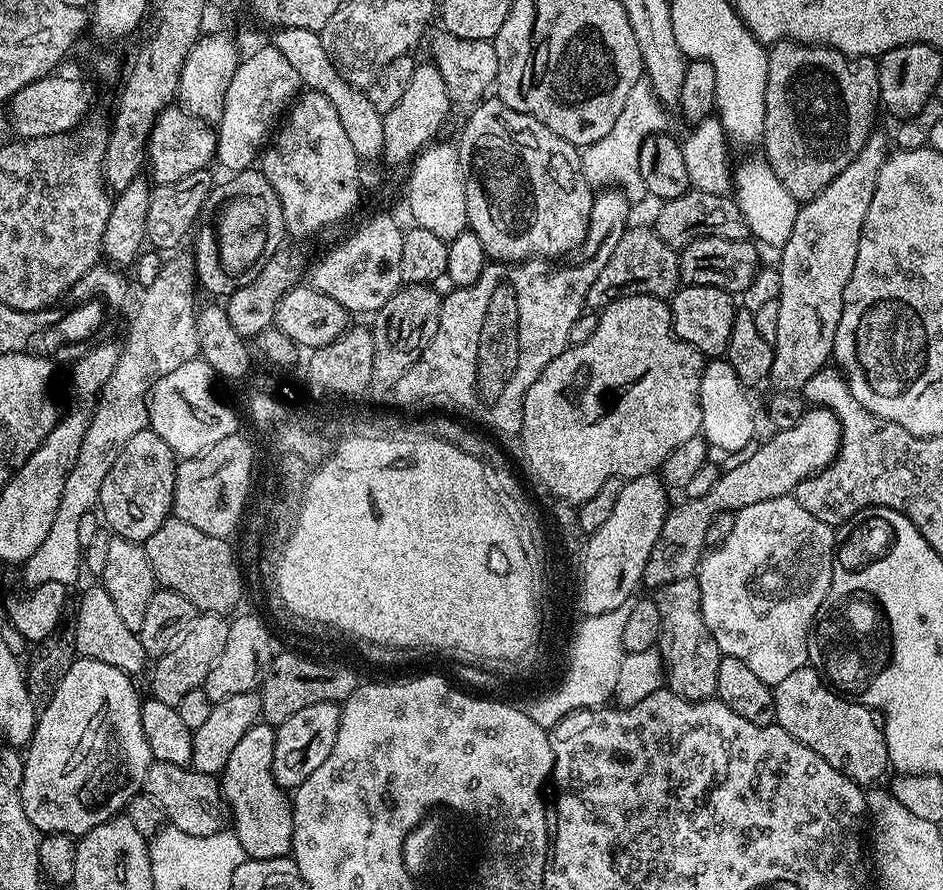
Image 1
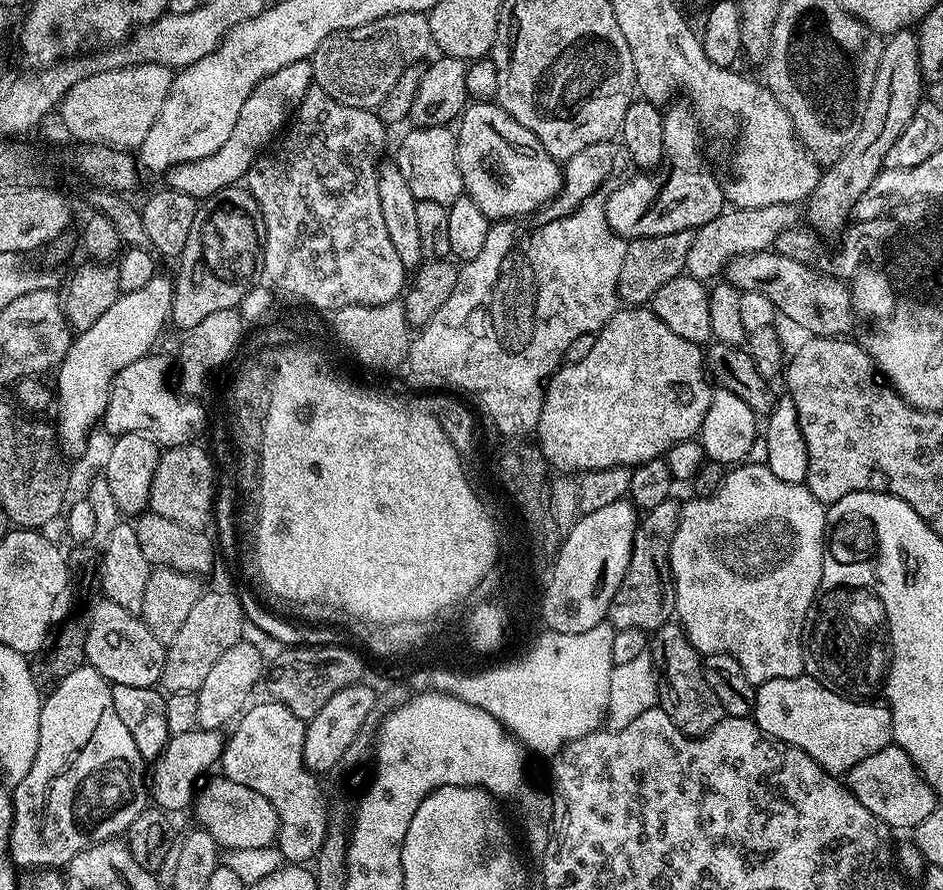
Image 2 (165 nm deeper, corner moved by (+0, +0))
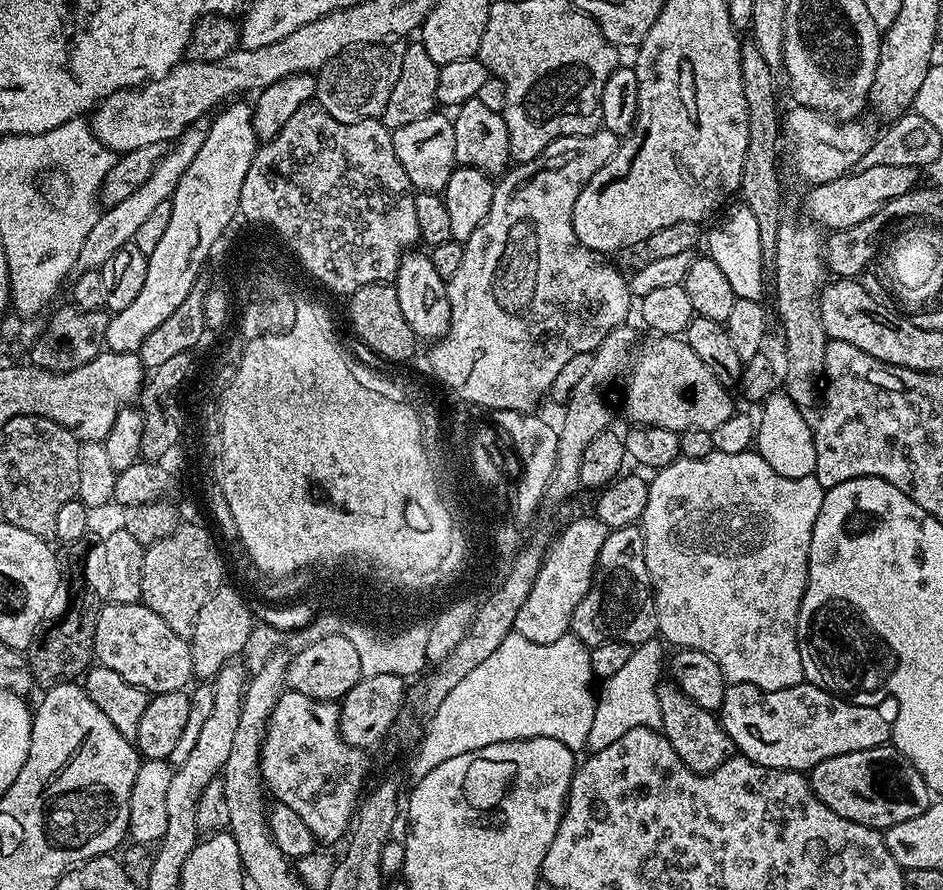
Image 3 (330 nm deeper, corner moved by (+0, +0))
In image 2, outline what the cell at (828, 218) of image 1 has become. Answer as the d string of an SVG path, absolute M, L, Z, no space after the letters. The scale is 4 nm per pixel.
M915 31L891 33L884 40L882 58L878 61L878 74L874 78L874 90L870 90L870 102L866 102L858 134L854 142L850 142L846 154L842 154L838 162L827 165L821 171L818 186L807 201L809 220L807 223L817 233L836 234L845 227L847 216L853 215L856 199L866 194L870 182L874 182L876 175L884 171L884 159L890 151L890 146L894 146L898 141L899 135L909 125L925 96L926 81L920 72Z

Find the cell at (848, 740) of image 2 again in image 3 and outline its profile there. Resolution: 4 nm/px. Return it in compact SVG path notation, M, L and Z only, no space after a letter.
M807 682L790 686L786 690L763 692L753 684L728 684L724 690L724 701L719 710L720 725L732 740L733 749L750 762L774 770L807 773L818 762L842 754L854 754L858 750L870 750L890 740L890 720L880 713L879 707L857 704L851 699L834 696L816 684Z

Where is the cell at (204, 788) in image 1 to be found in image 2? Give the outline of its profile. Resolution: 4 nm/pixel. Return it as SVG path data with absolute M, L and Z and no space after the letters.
M222 774L215 776L199 789L194 800L199 825L211 834L217 847L226 848L224 850L248 850L271 845L276 838L278 822L277 812L270 802L248 786L232 782Z

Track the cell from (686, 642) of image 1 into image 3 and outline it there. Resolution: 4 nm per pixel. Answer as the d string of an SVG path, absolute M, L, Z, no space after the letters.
M662 682L656 688L658 694L658 710L660 711L660 728L665 738L674 746L678 758L686 762L691 772L707 774L718 770L722 762L726 762L733 755L732 740L724 732L720 725L720 717L717 713L708 712L702 706L695 704L675 683Z

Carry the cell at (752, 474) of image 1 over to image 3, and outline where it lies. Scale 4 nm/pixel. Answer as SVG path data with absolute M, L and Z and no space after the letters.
M636 524L611 529L606 542L602 542L602 550L598 554L598 562L596 563L596 573L592 576L592 585L590 590L586 590L582 602L578 602L578 610L574 610L570 632L589 649L597 648L602 642L610 642L611 640L635 646L653 639L657 635L656 597L652 595L650 574L646 570L644 533Z

